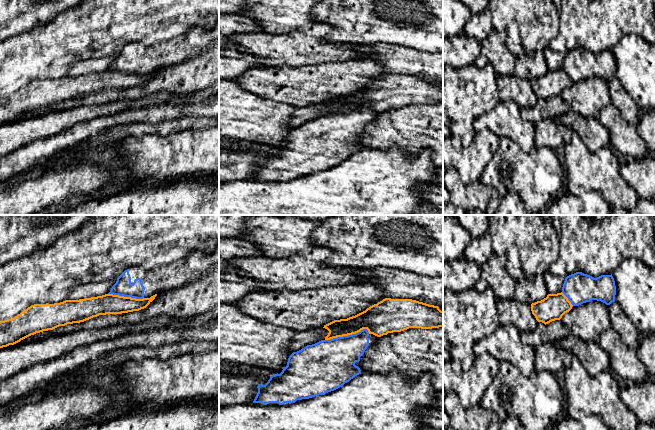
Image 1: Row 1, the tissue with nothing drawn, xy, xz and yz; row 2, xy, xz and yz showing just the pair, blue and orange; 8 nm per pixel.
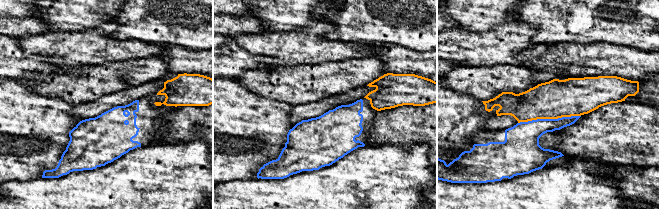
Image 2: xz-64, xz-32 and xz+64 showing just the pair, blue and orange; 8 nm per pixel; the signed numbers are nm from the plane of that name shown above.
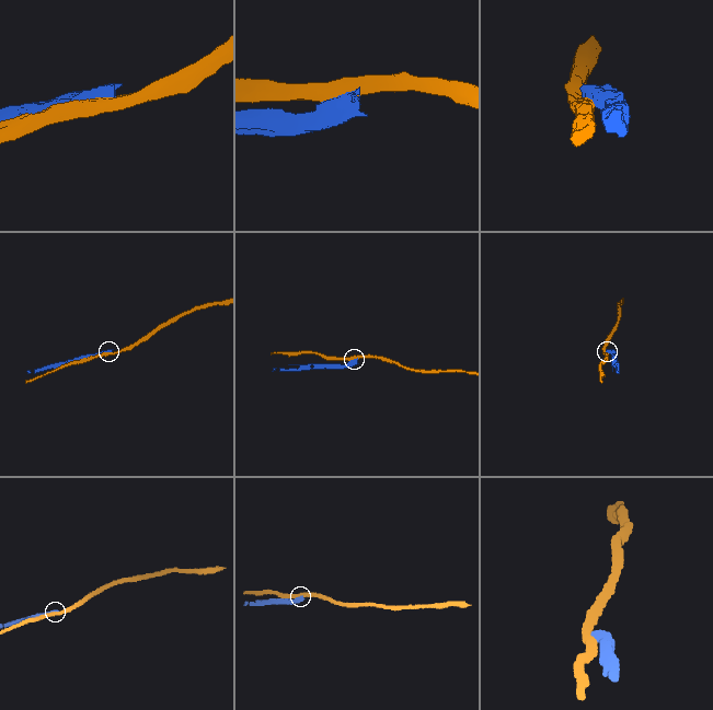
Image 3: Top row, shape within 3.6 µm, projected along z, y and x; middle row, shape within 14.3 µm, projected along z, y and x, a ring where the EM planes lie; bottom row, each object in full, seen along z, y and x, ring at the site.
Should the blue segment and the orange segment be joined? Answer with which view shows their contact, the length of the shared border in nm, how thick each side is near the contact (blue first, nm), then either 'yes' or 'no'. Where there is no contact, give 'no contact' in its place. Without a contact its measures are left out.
meets blue in xz; contact 360 nm long; 360 nm thick on the blue side, 200 nm on the other; no

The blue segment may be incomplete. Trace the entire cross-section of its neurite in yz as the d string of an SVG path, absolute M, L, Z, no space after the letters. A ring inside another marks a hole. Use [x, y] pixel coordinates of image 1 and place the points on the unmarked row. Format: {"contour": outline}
{"contour": "M576 48L565 54L562 69L573 82L597 76L610 81L615 77L616 62L611 51L594 54L582 48Z"}

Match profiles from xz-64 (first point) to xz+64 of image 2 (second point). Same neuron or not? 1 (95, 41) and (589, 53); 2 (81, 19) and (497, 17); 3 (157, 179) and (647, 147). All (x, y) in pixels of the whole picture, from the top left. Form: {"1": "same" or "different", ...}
{"1": "different", "2": "same", "3": "different"}

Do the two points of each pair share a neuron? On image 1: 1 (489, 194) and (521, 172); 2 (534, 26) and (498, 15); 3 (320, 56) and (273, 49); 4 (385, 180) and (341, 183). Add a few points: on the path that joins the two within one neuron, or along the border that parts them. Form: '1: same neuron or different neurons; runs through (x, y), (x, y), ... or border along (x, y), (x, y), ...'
1: different neurons; border along (495, 189), (501, 196)
2: same neuron; runs through (525, 17), (523, 15), (507, 15)
3: same neuron; runs through (308, 50), (285, 49)
4: same neuron; runs through (374, 182), (352, 183)

